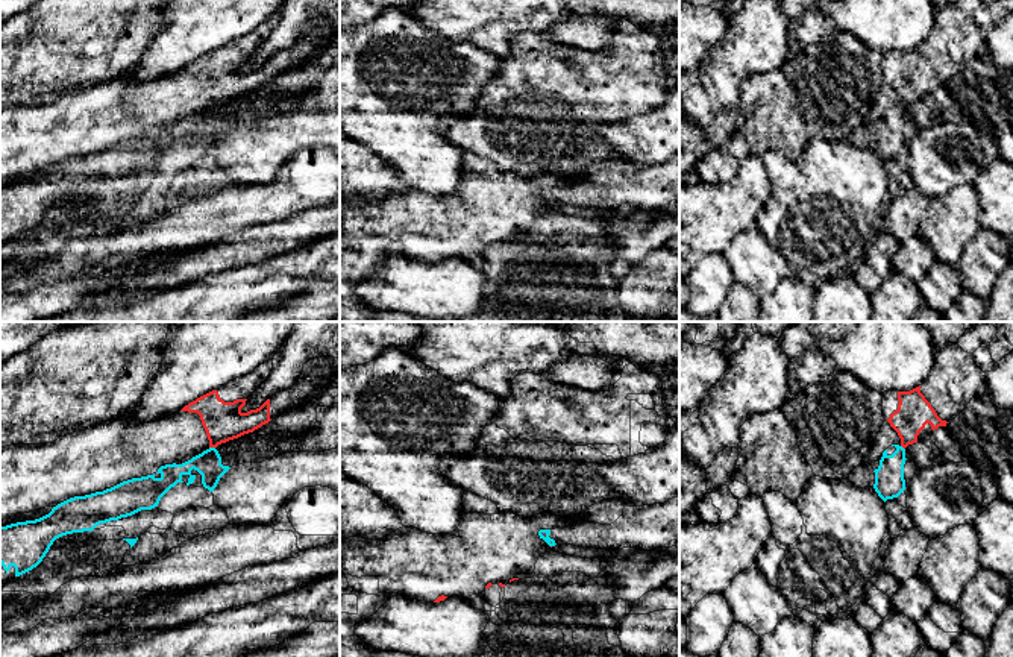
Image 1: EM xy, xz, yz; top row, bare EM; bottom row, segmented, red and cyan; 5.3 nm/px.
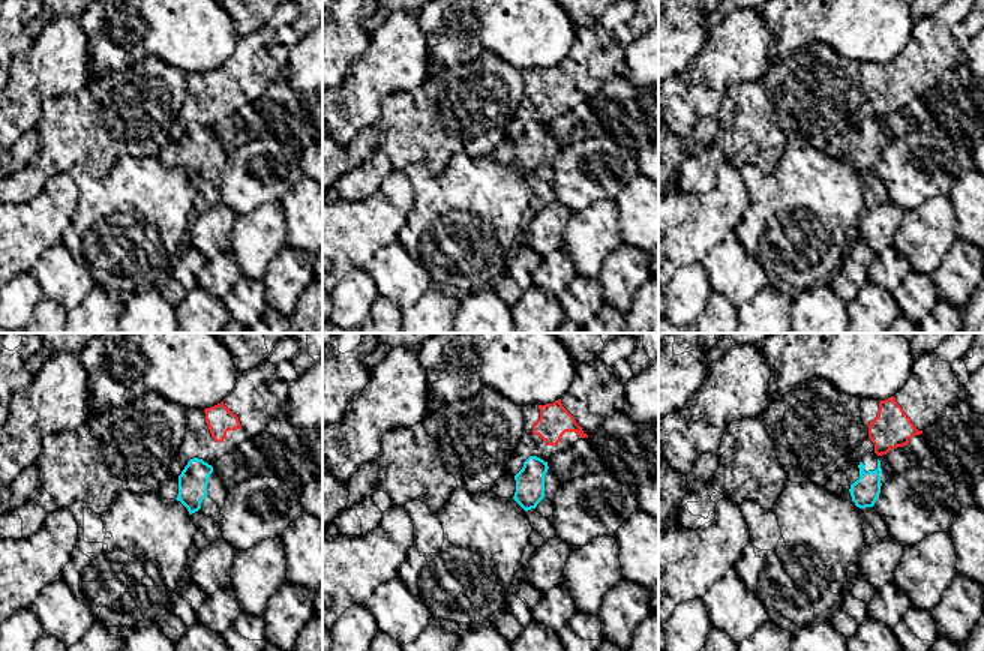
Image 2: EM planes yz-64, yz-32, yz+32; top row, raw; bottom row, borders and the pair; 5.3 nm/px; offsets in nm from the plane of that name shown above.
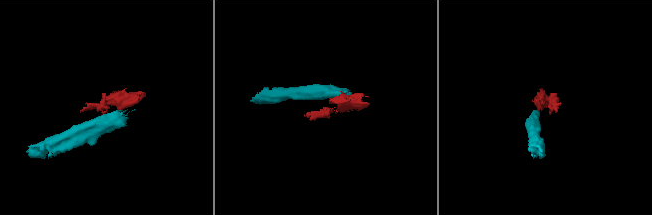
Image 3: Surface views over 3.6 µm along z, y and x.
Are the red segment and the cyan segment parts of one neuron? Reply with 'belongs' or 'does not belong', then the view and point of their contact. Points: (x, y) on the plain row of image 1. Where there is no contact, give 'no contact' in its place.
does not belong | xy (213, 106)

